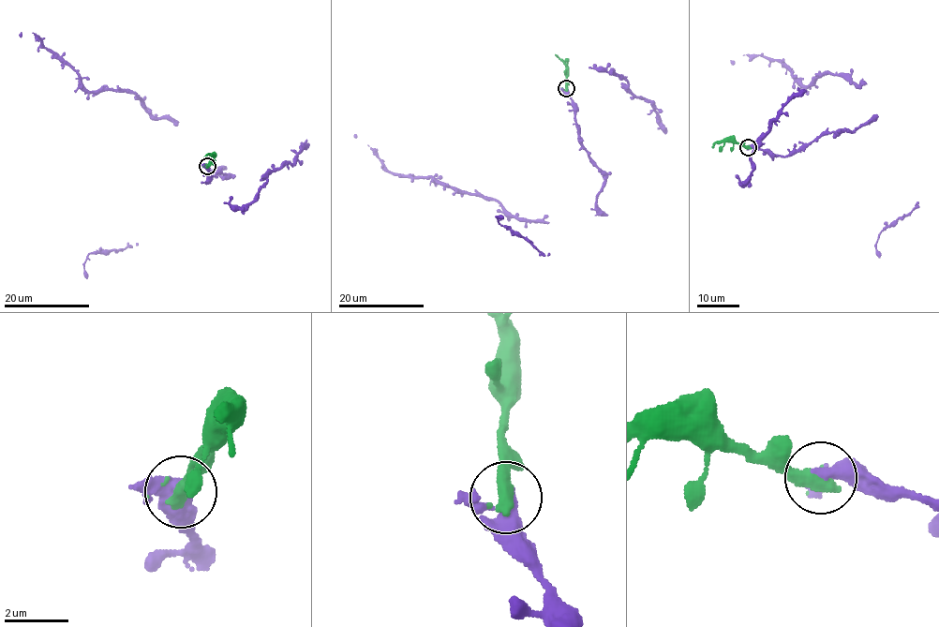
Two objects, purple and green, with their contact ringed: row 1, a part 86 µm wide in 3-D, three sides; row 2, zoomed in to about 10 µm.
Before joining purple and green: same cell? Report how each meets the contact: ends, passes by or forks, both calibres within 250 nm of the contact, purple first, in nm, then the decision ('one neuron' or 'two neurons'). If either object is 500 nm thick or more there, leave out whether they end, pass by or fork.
420 nm thick on the purple side, 500 nm on the other; one neuron

